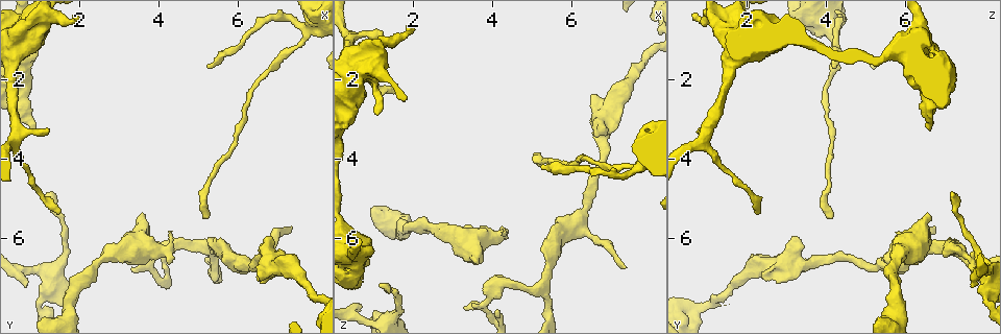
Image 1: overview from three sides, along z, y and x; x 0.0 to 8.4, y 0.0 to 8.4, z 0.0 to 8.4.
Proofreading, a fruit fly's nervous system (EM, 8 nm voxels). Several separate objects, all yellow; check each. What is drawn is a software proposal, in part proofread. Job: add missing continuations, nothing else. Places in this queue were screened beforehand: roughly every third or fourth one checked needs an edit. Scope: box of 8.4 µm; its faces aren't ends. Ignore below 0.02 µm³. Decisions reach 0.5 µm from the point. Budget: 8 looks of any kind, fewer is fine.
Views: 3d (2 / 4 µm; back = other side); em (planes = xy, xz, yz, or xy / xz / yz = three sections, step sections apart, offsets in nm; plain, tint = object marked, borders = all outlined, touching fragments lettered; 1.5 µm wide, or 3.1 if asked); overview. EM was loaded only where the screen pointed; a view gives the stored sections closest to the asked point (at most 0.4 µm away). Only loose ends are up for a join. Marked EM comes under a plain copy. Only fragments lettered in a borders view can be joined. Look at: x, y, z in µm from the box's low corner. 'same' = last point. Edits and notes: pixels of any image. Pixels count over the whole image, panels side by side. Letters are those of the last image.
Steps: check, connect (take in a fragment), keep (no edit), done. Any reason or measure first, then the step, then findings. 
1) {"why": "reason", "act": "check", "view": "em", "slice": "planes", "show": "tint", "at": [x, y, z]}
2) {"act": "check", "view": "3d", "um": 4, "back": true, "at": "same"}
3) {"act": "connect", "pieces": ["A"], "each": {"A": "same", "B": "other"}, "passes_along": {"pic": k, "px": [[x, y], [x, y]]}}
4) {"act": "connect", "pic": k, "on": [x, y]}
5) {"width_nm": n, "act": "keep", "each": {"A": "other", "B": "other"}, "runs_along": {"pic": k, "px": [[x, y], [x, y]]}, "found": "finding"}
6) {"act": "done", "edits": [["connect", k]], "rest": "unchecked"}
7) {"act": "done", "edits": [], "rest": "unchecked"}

{"why": "an open end", "act": "check", "view": "em", "slice": "planes", "show": "borders", "at": [0.60, 7.20, 7.65]}

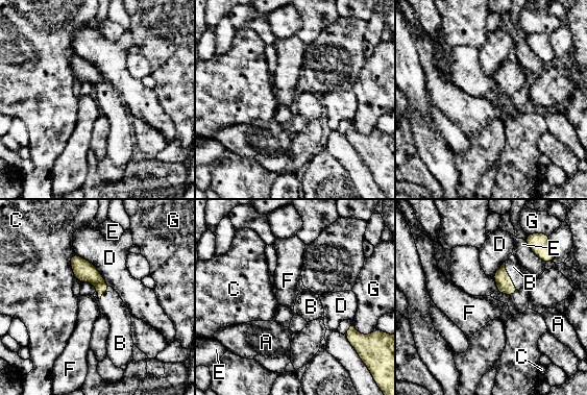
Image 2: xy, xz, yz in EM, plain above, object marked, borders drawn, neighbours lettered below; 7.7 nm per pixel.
{"longest_contact_nm": ["D", 380], "act": "connect", "pieces": ["B"], "each": {"A": "other", "B": "same", "C": "other", "D": "other", "E": "other", "F": "other", "G": "other"}, "found": "it goes on there"}

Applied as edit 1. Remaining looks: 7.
{"why": "redraw", "act": "check", "view": "overview"}

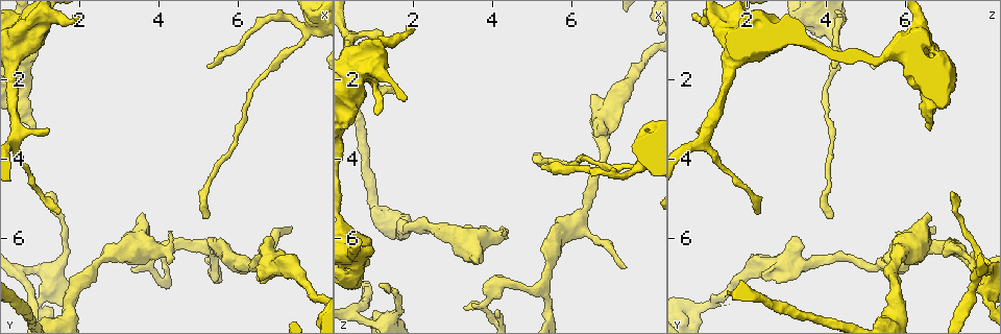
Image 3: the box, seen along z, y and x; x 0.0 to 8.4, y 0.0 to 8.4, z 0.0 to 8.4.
{"why": "stops while still wide", "act": "check", "view": "3d", "um": 4, "at": [0.85, 3.30, 6.55]}

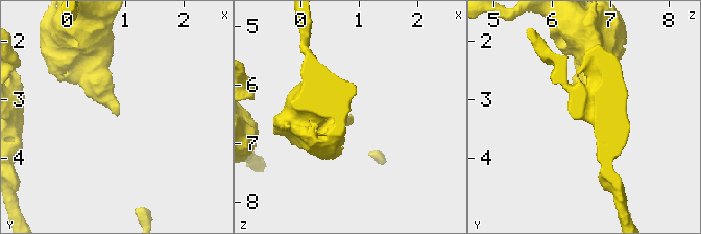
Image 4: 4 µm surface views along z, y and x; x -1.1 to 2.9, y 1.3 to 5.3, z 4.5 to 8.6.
{"why": "shape alone is not enough", "act": "check", "view": "em", "slice": "planes", "show": "tint", "at": [0.85, 3.25, 6.60]}

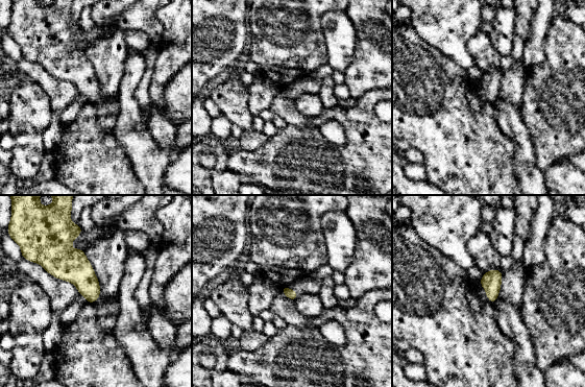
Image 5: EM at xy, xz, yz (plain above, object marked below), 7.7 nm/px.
{"act": "check", "view": "em", "slice": "planes", "show": "borders", "at": "same"}

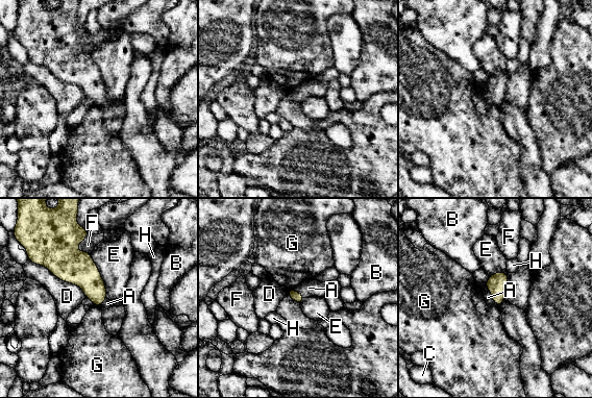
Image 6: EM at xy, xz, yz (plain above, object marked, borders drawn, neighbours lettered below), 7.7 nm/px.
{"act": "connect", "pieces": ["A"], "each": {"A": "same", "B": "other", "C": "other", "D": "other", "E": "other", "F": "other", "G": "other", "H": "other"}, "passes_along": {"pic": 6, "px": [[497, 283], [492, 296], [488, 297]]}, "found": "the neuron continues"}

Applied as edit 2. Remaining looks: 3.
{"act": "done", "edits": [["connect", 2], ["connect", 6]], "rest": "unchecked"}

